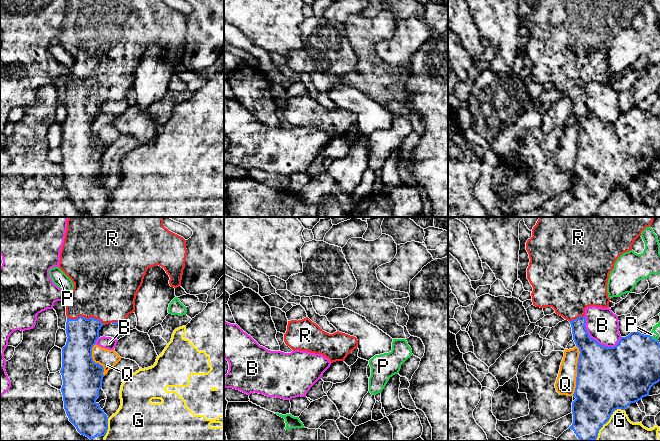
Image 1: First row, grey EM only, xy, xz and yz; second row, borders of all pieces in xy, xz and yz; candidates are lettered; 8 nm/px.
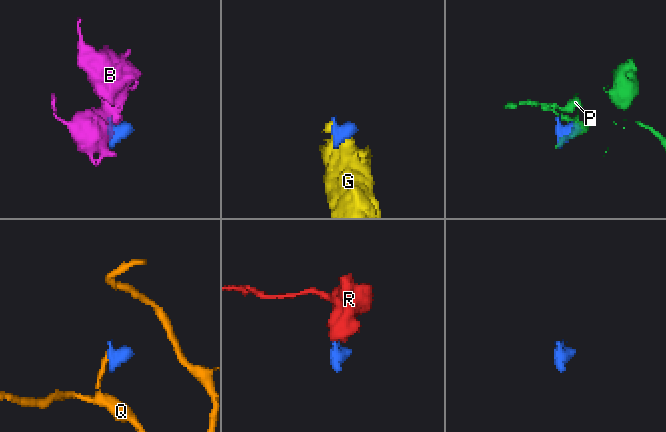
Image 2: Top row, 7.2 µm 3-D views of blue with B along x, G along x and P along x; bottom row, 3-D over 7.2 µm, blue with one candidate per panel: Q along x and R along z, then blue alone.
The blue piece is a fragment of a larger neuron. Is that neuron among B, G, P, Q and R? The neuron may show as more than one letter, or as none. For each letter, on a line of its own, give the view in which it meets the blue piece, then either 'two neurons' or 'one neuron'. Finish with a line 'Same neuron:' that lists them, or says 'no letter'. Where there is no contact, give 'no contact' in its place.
B: contact in yz; two neurons
G: contact in yz; two neurons
P: contact in yz; two neurons
Q: contact in yz; two neurons
R: contact in xy; one neuron
Same neuron: R

